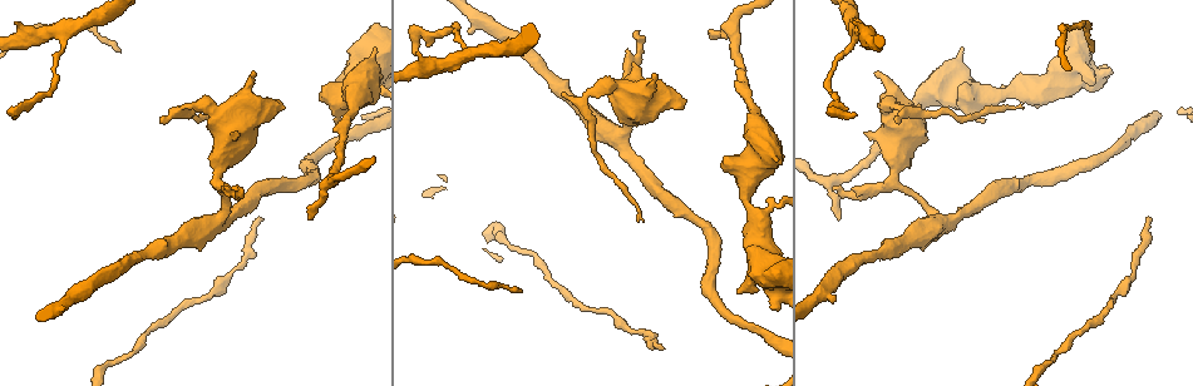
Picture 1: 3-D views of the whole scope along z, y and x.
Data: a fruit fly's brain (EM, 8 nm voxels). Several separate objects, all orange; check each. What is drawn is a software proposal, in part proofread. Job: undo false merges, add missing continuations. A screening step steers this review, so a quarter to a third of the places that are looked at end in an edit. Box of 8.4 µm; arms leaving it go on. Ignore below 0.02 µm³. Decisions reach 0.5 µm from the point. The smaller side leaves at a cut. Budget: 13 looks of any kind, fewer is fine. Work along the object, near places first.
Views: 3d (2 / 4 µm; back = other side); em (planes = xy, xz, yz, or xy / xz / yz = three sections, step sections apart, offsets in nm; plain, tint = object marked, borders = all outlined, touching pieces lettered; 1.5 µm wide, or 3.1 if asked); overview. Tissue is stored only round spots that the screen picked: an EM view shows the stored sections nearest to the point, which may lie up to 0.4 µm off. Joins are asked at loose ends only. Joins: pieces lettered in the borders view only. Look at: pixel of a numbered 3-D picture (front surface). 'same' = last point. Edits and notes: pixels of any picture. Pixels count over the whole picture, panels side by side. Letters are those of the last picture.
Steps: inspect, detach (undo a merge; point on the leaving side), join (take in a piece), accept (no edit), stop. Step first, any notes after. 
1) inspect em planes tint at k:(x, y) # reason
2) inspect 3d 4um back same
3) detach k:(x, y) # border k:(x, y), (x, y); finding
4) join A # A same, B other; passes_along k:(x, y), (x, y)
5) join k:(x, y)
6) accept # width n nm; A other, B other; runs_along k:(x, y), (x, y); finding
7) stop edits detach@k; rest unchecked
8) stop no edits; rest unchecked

inspect 3d 2um at 1:(282, 107)

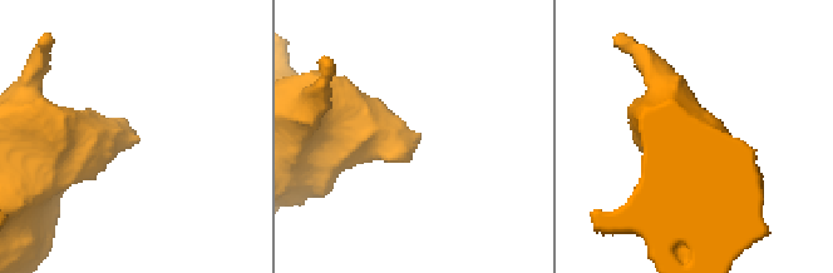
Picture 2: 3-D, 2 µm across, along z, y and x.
inspect em planes borders at 2:(413, 151)

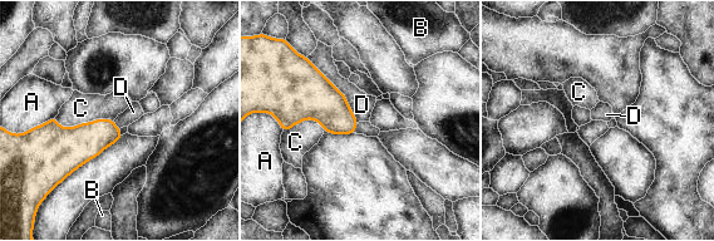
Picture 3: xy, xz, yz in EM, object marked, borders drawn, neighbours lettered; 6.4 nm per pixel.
accept # longest_contact D 550 nm; A other, B other, C other, D other; none of them fits

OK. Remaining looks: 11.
inspect em xz step 8 borders at 1:(983, 121) # branch stops here

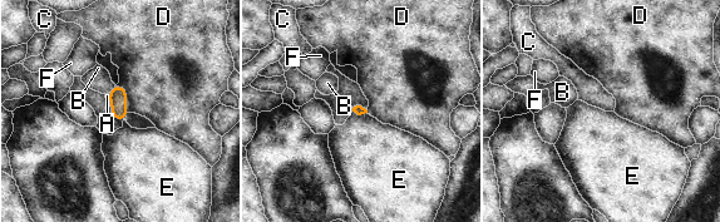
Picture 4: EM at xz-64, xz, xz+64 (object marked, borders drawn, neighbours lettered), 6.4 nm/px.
inspect em planes borders same

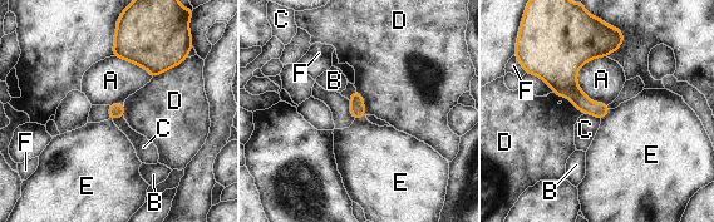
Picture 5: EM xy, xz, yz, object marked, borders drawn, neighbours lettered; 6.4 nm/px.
accept # A other, B other, C other, D other, E other, F other; no lettered piece goes on from it

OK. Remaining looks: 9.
inspect 3d 2um at 1:(942, 221) # three-way junction

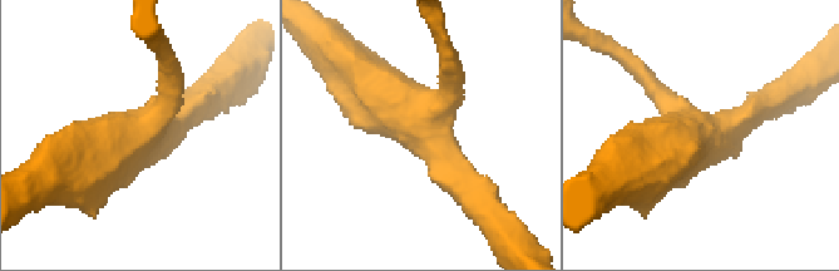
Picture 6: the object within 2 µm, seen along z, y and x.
inspect em planes borders at 6:(150, 129) # arms 3; shape alone is not enough

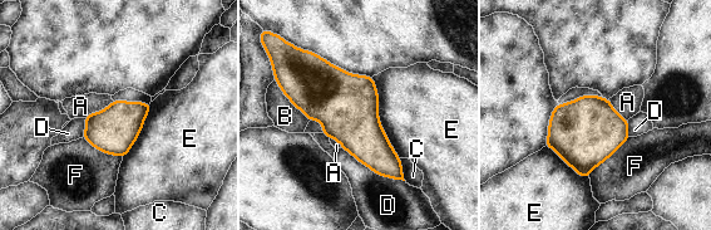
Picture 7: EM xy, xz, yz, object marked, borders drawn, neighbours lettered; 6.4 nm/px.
accept # longest_contact E 550 nm; A other, B other, C other, D other, E other, F other; one neuron here

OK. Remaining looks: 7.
inspect em yz step 4 tint at 1:(635, 33)

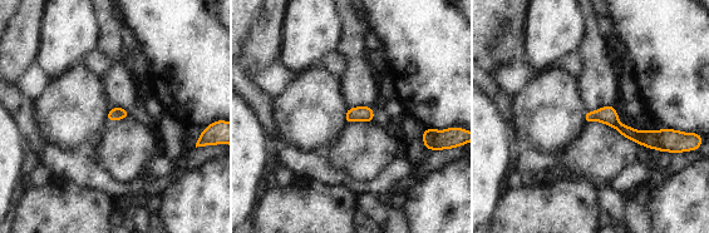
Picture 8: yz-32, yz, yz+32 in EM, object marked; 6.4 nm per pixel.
inspect em planes borders same

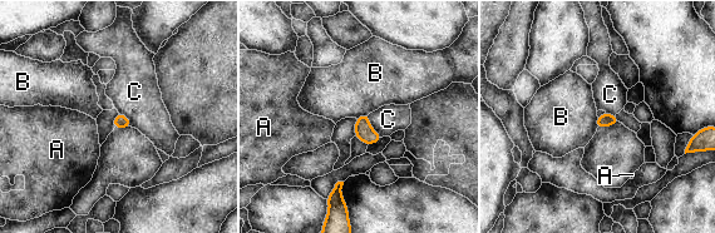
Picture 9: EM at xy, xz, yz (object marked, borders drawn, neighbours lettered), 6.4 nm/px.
accept # A other, B other, C other; border 9:(368, 113), (356, 119); none of them fits

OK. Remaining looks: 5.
inspect em planes borders at 1:(202, 104) # abrupt turn

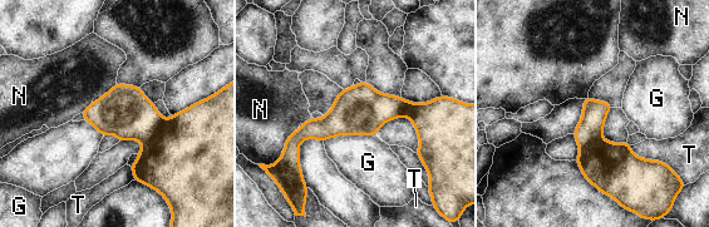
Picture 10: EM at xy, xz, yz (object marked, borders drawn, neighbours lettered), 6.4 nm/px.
detach 10:(124, 112) # longest_contact G 340 nm; G other, N other, T other; border 10:(165, 119), (156, 133), (143, 144); two neurons meet here

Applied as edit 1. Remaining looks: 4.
stop edits detach@10; rest unchecked

